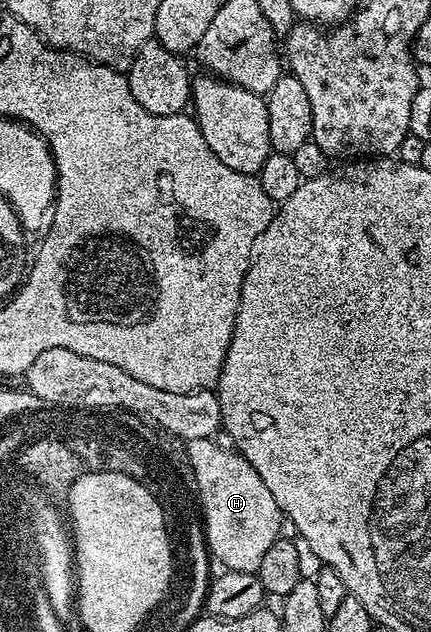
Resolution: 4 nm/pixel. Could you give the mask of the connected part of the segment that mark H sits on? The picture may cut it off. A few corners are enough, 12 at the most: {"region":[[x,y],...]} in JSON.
{"region":[[203,438],[189,458],[206,548],[258,573],[283,512],[234,448]]}

